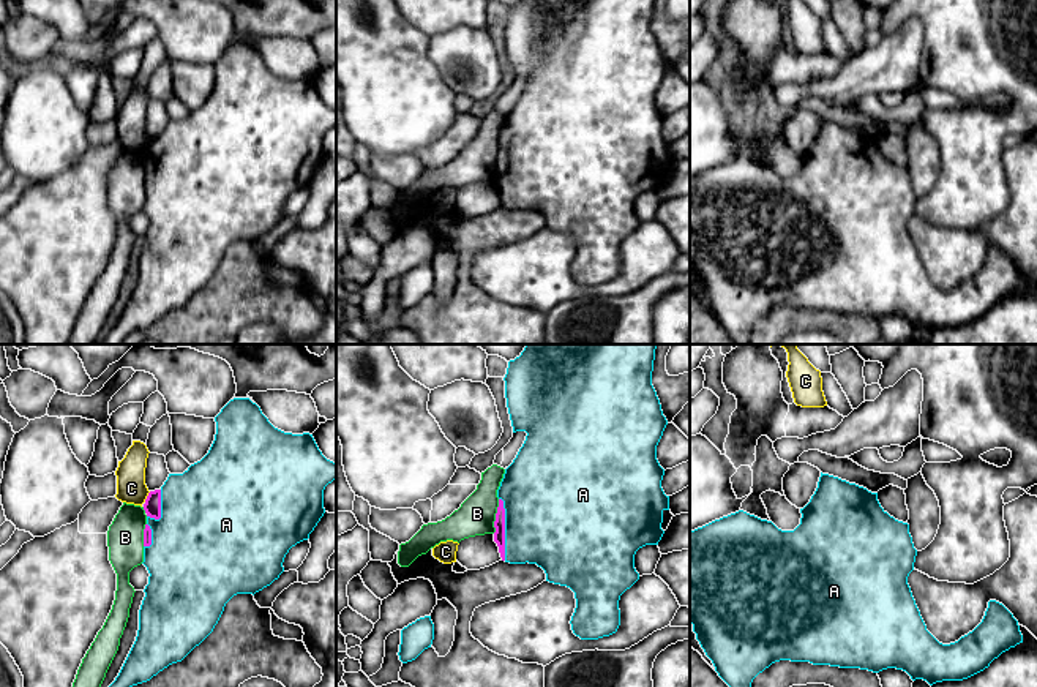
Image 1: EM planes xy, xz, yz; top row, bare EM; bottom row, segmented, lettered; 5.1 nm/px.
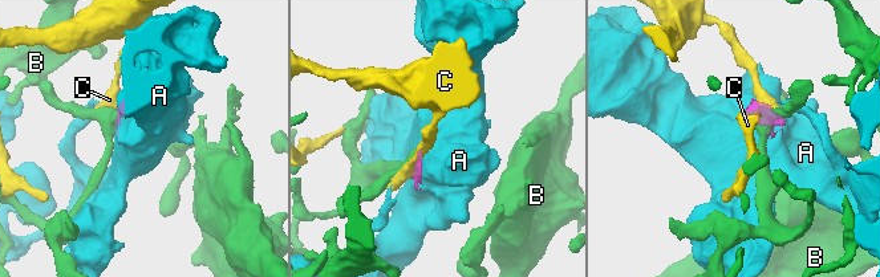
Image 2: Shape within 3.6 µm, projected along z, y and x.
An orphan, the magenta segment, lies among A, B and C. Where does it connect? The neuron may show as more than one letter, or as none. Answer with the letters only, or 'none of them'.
A

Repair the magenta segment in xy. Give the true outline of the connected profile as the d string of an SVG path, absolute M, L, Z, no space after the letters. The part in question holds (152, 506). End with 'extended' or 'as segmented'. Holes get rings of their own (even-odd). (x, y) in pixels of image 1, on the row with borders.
M249 398L230 400L215 417L216 434L208 453L183 474L169 474L159 490L150 491L144 510L144 565L150 576L139 610L136 641L109 687L133 687L182 662L218 624L226 603L237 594L256 594L284 572L286 554L308 540L325 513L324 490L336 480L336 463L319 450L313 434L275 428Z; extended

